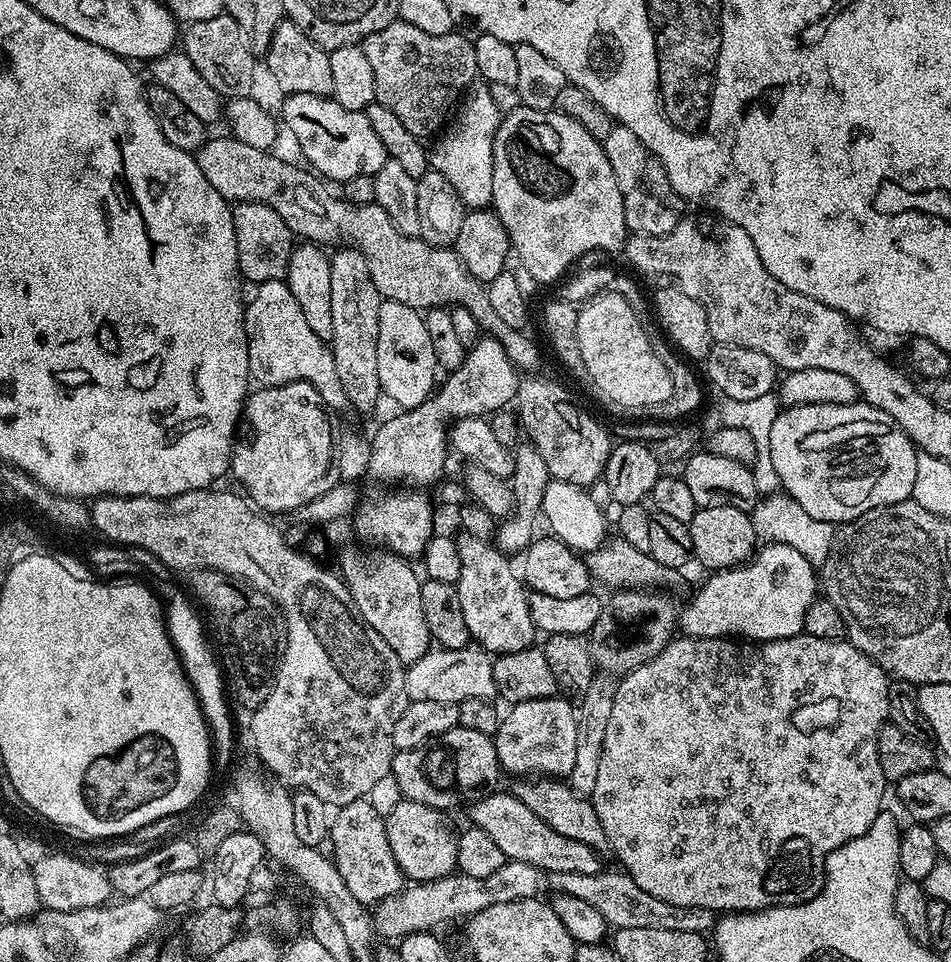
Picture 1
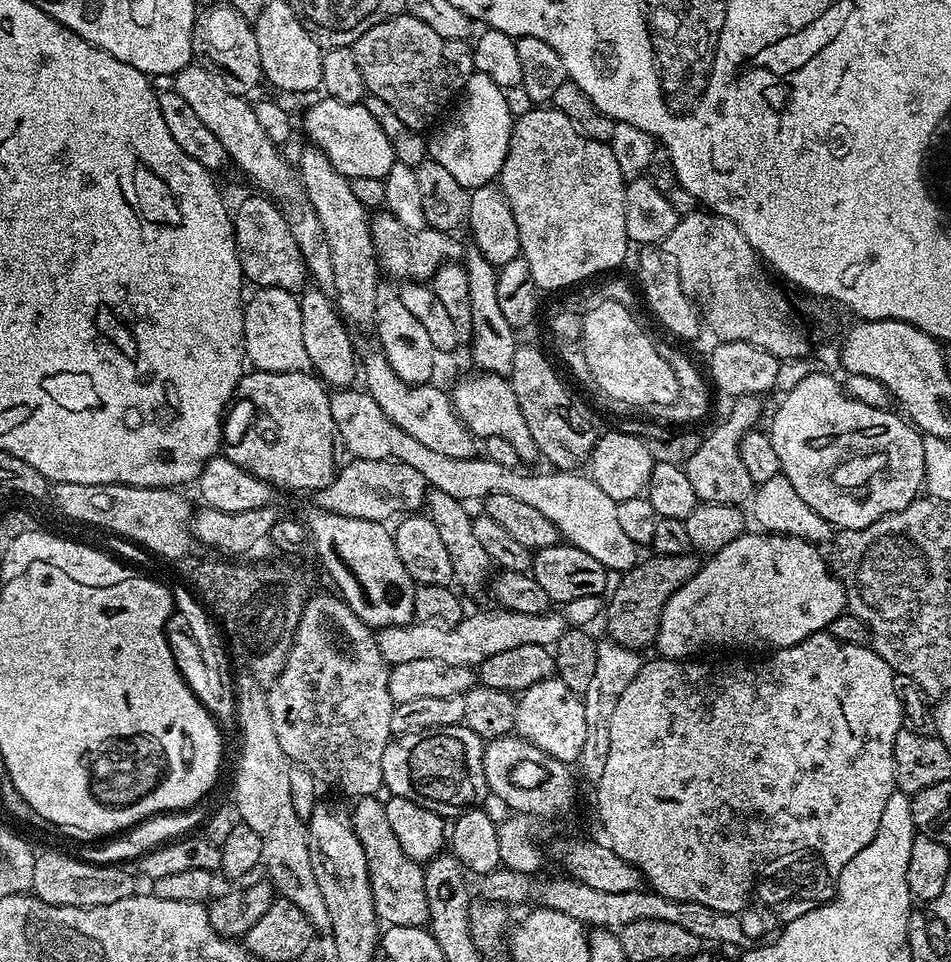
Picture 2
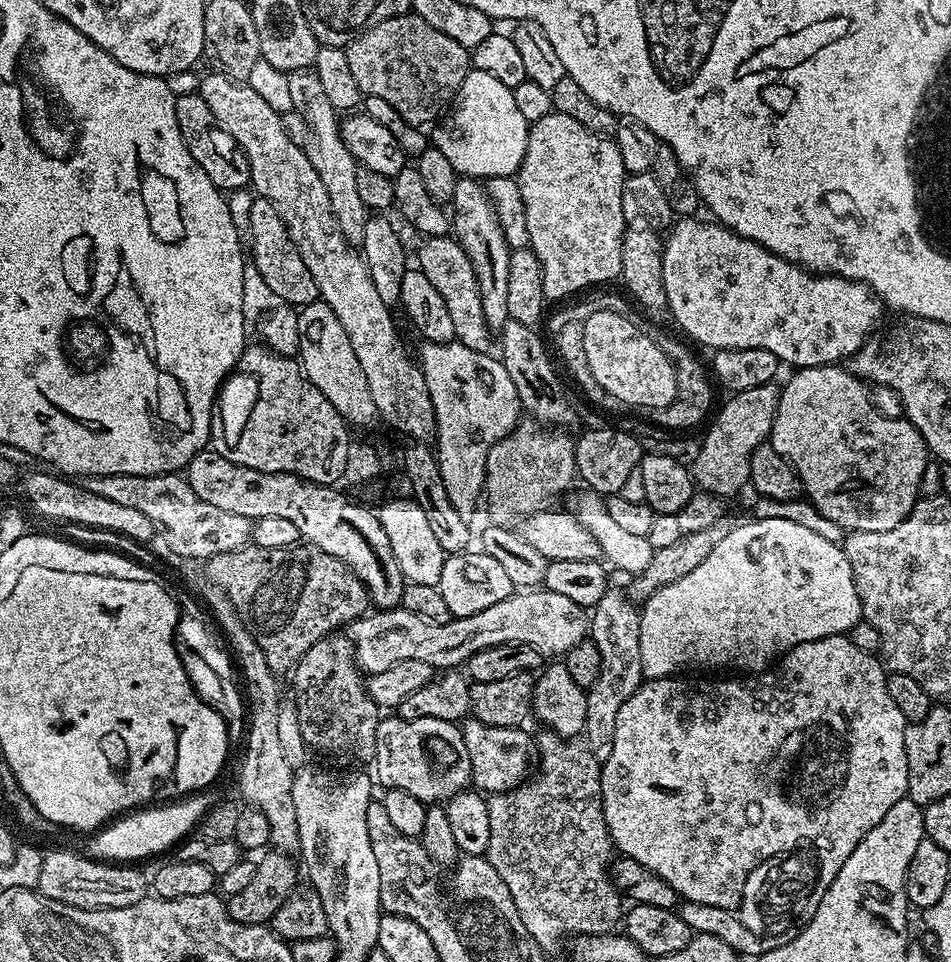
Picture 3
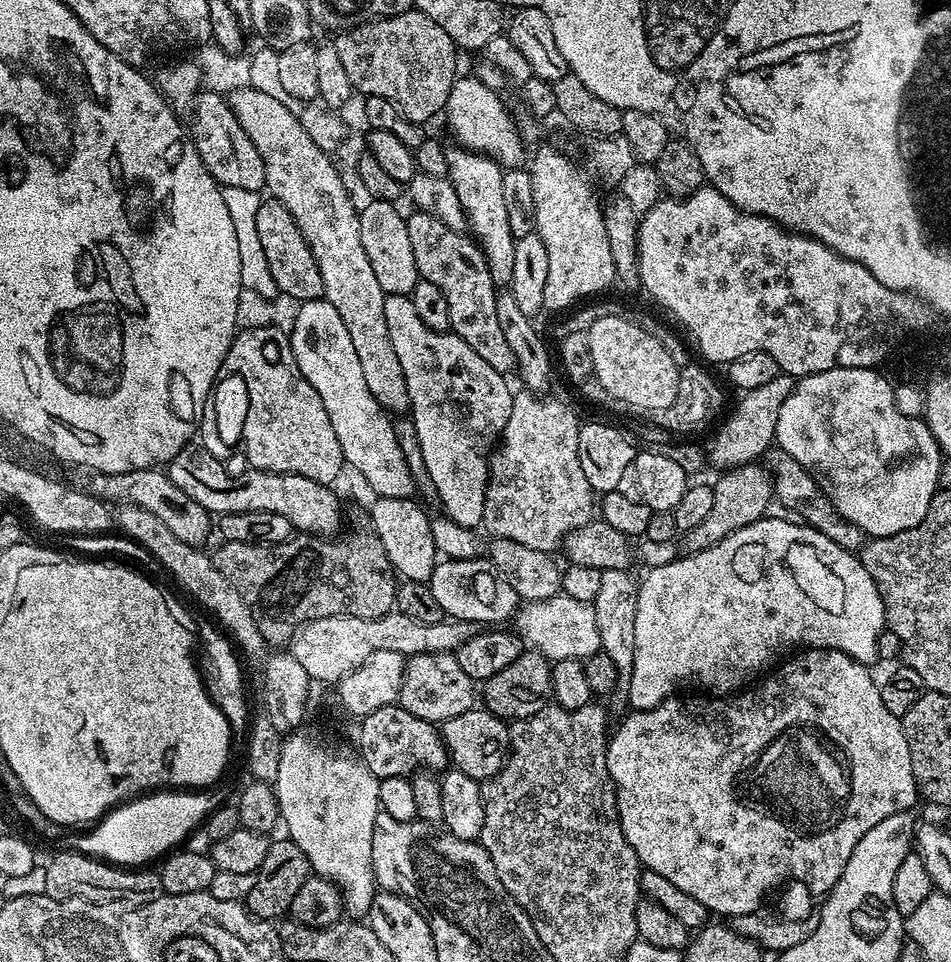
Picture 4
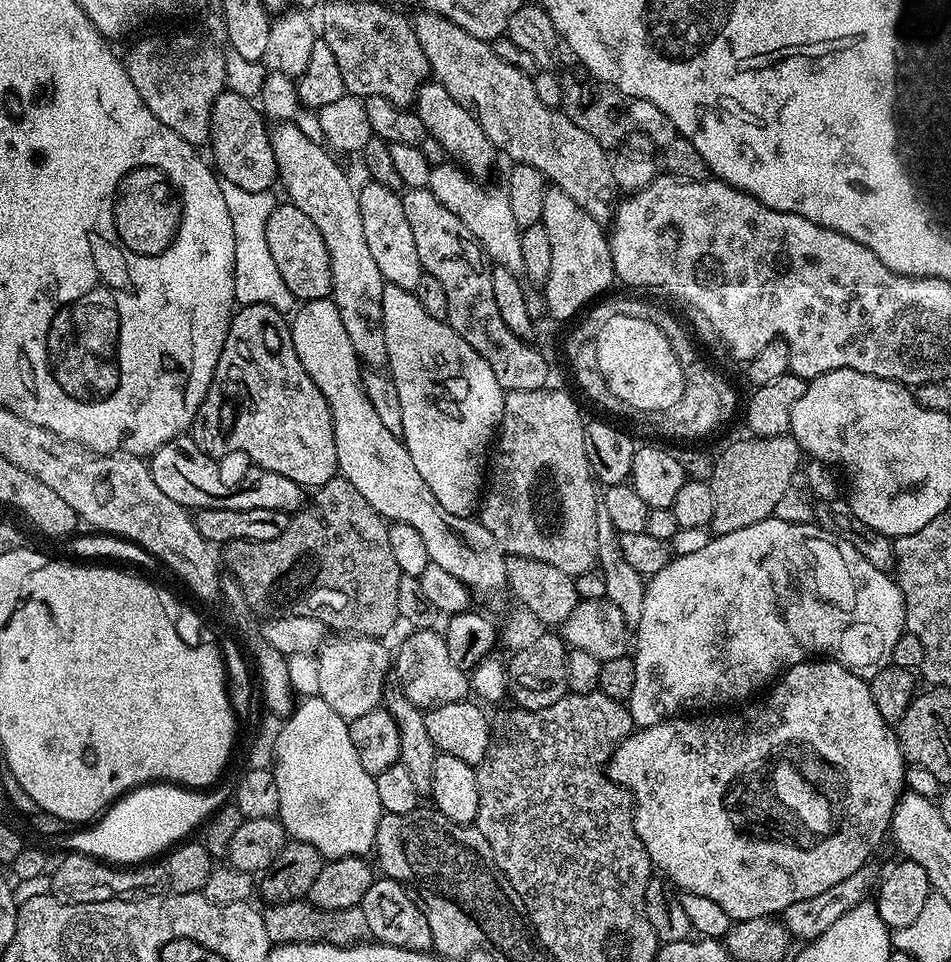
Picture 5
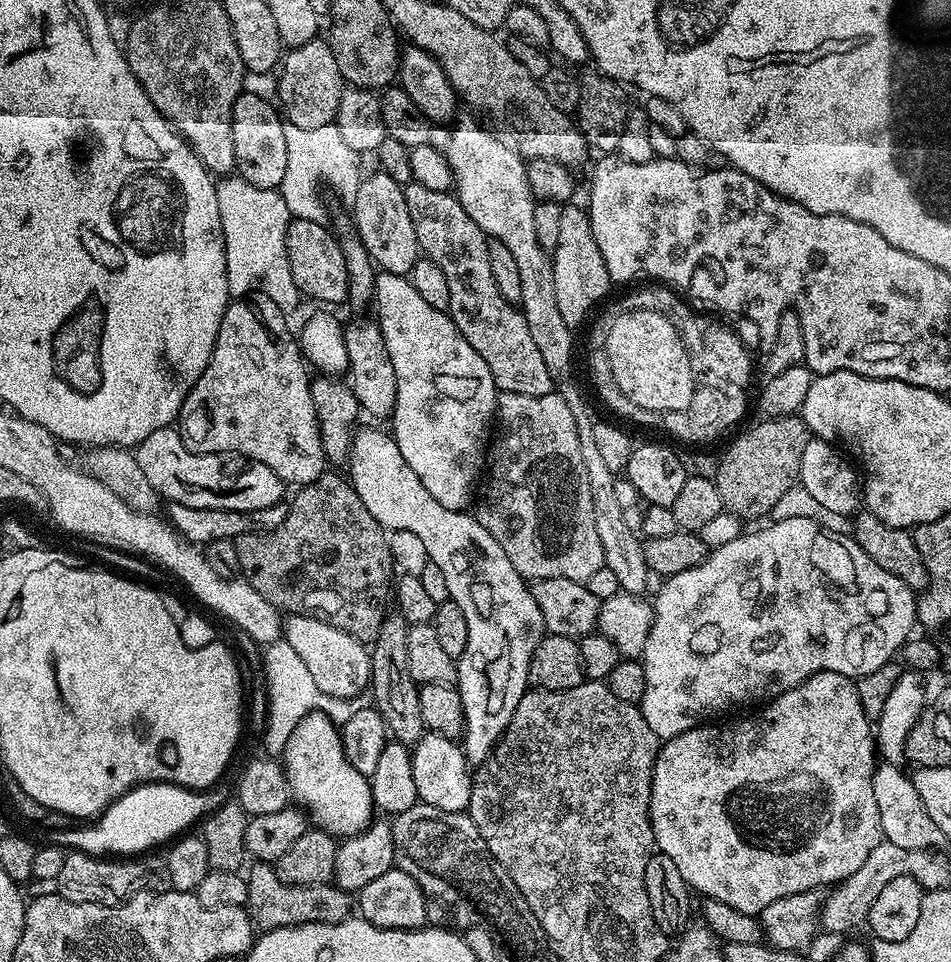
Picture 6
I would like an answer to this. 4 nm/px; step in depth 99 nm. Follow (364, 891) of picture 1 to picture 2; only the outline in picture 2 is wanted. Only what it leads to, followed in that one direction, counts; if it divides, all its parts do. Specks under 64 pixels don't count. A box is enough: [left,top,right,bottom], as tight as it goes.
[350,796,428,927]

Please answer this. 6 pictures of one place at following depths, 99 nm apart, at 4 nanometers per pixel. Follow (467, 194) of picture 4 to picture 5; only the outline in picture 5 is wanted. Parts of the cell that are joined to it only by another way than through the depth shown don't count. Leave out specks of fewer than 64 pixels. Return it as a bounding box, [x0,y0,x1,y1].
[414,82,498,178]

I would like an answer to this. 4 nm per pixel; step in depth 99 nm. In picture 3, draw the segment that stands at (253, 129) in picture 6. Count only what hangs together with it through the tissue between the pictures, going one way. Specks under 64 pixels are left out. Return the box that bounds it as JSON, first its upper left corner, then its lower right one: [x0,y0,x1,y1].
[174,91,250,194]

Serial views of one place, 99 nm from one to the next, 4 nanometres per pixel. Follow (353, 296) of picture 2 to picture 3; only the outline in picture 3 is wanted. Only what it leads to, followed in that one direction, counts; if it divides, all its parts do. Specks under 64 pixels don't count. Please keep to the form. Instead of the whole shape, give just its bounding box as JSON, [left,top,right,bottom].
[287,70,370,246]

